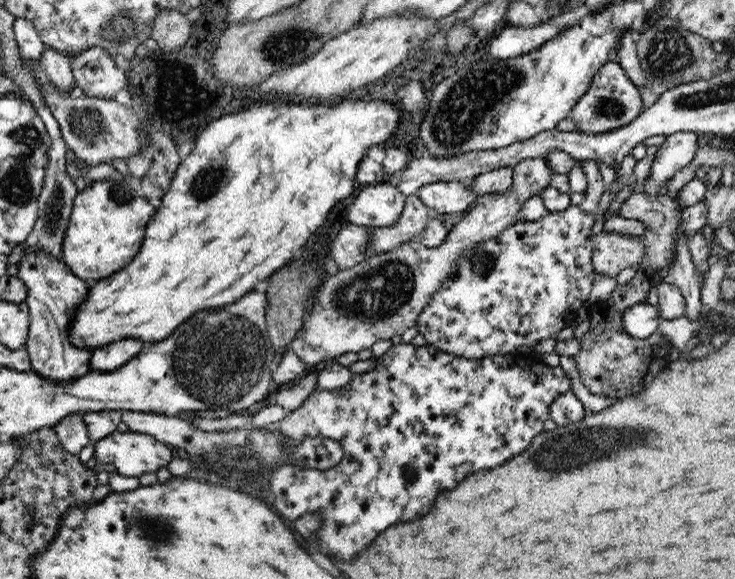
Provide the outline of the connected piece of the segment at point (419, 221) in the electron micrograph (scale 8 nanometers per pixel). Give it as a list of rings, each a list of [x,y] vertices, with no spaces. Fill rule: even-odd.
[[[416,195],[408,196],[400,218],[386,226],[370,226],[370,236],[366,242],[365,256],[389,253],[406,241],[420,240],[433,216],[430,210]],[[369,252],[370,255],[366,253]]]

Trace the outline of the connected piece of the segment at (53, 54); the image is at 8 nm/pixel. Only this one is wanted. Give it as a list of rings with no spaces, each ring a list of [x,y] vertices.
[[[45,46],[42,62],[44,62],[44,71],[48,74],[48,79],[54,87],[60,91],[66,91],[75,84],[75,79],[71,68],[71,57],[52,49],[51,46]]]

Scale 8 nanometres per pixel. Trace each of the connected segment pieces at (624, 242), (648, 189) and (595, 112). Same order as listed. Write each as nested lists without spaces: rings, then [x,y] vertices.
[[[604,230],[593,236],[592,262],[597,274],[616,277],[626,268],[639,268],[646,253],[641,236]]]
[[[677,132],[668,135],[666,141],[657,148],[645,182],[638,184],[634,182],[633,176],[631,177],[631,184],[634,186],[631,195],[644,194],[647,198],[656,198],[668,180],[692,162],[697,149],[696,133]]]
[[[606,62],[601,70],[598,70],[586,94],[579,98],[572,109],[572,120],[576,123],[578,131],[606,132],[626,127],[643,112],[639,89],[635,88],[625,74],[625,70],[614,62]]]

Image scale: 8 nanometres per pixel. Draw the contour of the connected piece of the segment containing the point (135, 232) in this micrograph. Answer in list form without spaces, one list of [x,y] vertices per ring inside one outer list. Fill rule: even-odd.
[[[127,180],[93,181],[74,199],[64,232],[63,261],[81,279],[108,278],[134,260],[142,246],[144,230],[156,211],[138,188]]]

